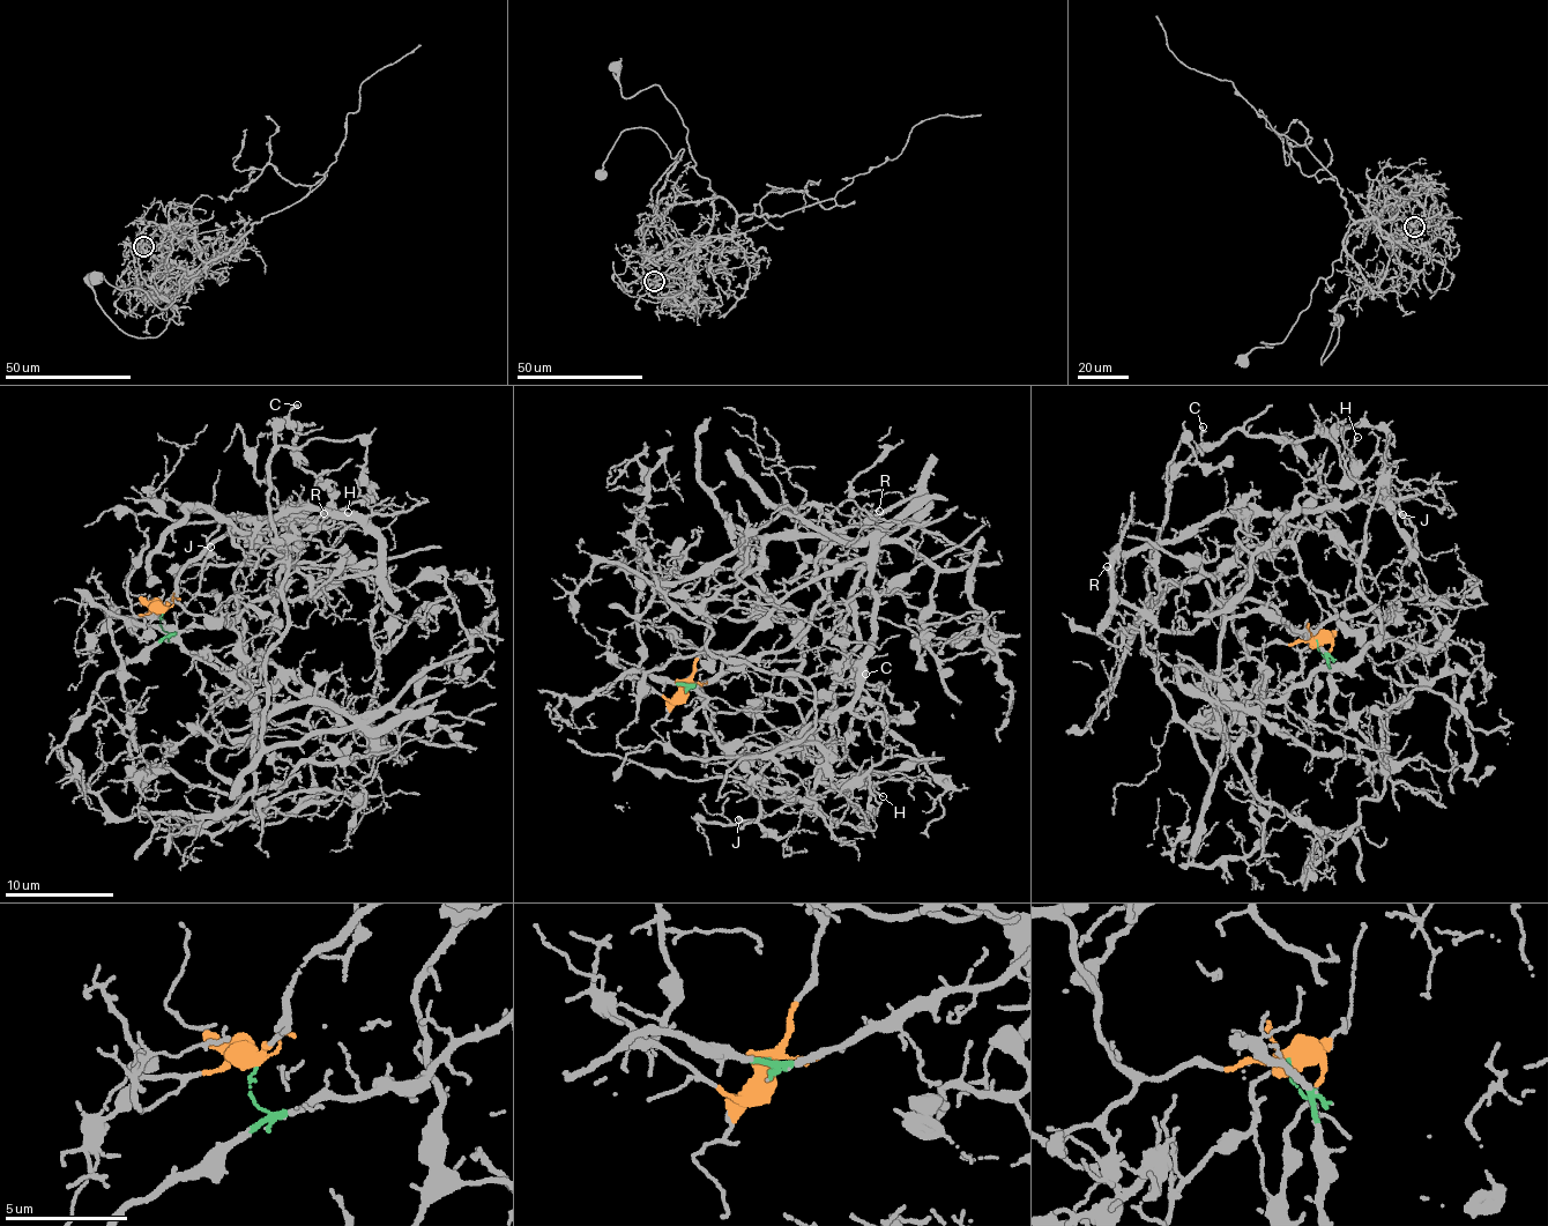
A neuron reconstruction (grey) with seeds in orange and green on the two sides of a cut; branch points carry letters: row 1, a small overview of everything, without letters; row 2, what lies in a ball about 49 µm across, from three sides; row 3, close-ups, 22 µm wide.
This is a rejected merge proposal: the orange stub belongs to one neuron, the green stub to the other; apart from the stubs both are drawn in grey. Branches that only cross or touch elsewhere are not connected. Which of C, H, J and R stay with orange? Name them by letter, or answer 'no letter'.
C

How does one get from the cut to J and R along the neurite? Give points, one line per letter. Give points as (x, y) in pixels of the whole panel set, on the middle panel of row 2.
J: (687, 686), (784, 649), (845, 530), (921, 496), (860, 578), (830, 752), (804, 799), (739, 820)
R: (687, 686), (805, 629), (816, 564), (845, 530), (925, 509), (888, 530), (879, 511)

